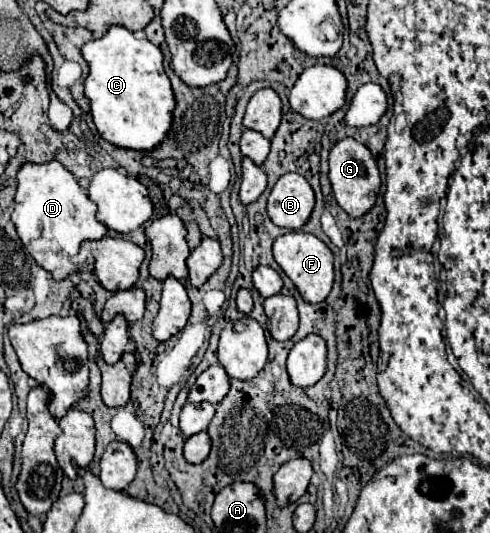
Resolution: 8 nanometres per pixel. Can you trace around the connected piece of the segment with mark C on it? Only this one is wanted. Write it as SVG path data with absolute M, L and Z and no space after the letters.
M111 27L103 37L85 43L81 53L89 63L85 95L91 101L91 115L101 137L123 149L157 149L169 135L175 109L175 95L163 69L161 49L125 27Z

